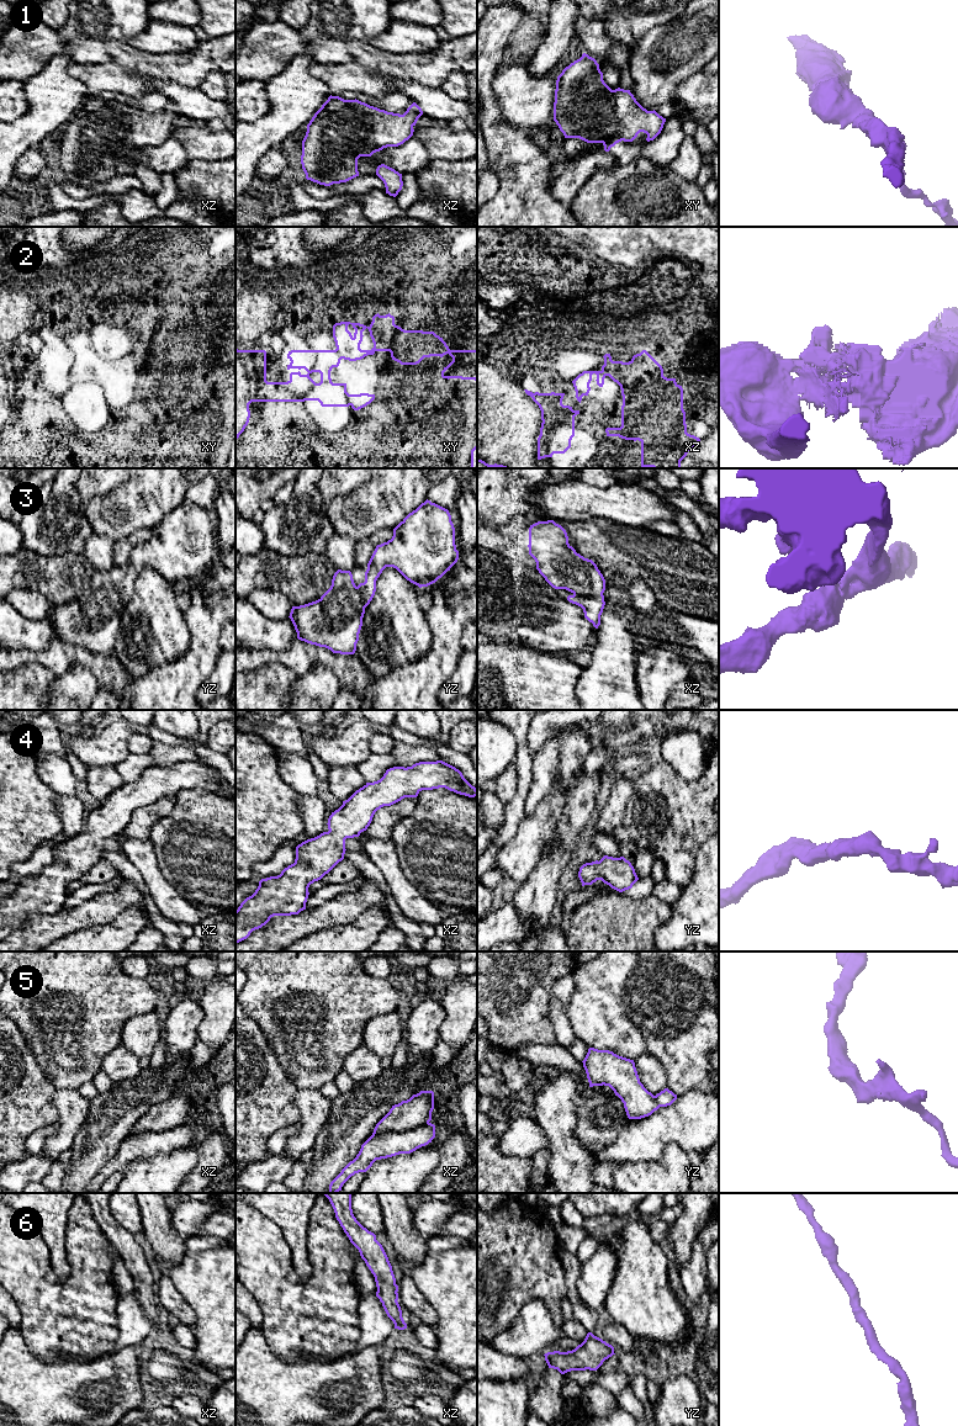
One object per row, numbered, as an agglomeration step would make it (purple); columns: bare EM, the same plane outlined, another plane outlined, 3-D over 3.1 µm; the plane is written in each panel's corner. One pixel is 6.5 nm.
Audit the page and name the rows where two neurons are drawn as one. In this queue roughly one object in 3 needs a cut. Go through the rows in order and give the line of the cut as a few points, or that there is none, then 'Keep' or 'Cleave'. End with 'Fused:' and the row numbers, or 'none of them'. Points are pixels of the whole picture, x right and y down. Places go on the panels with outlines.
1: No split. Keep
2: Split along xz (622, 361), (608, 364), (608, 375). Cleave
3: No split. Keep
4: No split. Keep
5: Split along xz (428, 1122), (411, 1130), (384, 1134), (372, 1133). Cleave
6: No split. Keep
Fused: 2, 5

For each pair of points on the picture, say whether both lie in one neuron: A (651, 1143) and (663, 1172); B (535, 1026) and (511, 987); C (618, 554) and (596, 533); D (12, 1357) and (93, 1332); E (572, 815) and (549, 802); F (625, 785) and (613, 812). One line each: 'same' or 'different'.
A: different
B: same
C: same
D: different
E: different
F: same

